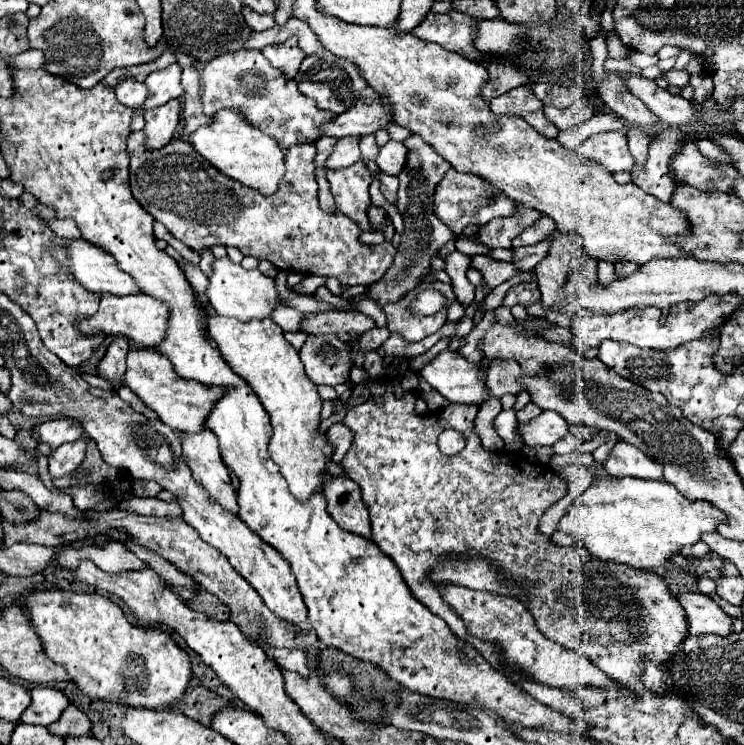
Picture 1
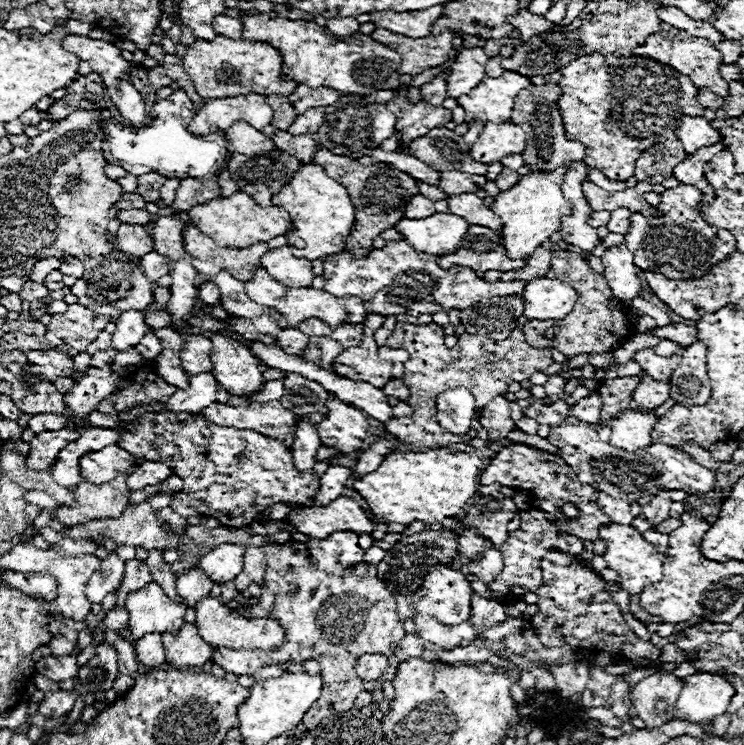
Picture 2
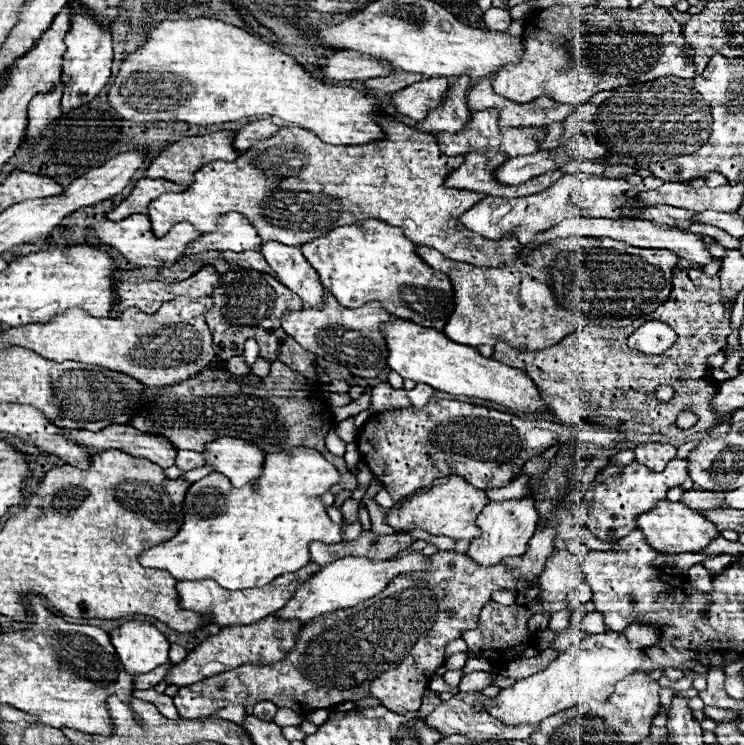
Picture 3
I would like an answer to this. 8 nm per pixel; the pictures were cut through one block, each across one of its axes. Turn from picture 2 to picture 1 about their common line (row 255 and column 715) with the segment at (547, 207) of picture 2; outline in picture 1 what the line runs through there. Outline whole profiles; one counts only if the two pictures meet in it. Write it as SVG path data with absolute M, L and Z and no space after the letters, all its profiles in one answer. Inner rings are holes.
M604 478L598 480L594 486L590 486L582 496L578 496L572 502L572 506L558 522L558 530L572 534L580 546L584 546L590 554L594 554L602 562L628 564L638 570L658 570L670 562L670 556L680 554L684 546L694 546L698 540L702 540L704 534L716 532L718 524L722 522L728 522L728 518L716 506L708 504L706 500L686 498L670 482L638 480L638 478L622 478L622 480Z

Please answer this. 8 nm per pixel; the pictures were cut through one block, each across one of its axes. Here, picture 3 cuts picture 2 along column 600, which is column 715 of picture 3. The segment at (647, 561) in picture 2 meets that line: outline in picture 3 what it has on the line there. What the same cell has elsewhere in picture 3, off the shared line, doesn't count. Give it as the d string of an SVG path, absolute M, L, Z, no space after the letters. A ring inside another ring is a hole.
M660 500L656 504L656 508L652 508L650 512L646 512L642 516L638 516L638 528L642 530L642 534L648 540L648 544L654 550L664 552L664 554L704 552L706 546L720 536L716 526L712 522L708 522L704 516L700 516L694 510L690 510L686 504L668 502L668 500Z

